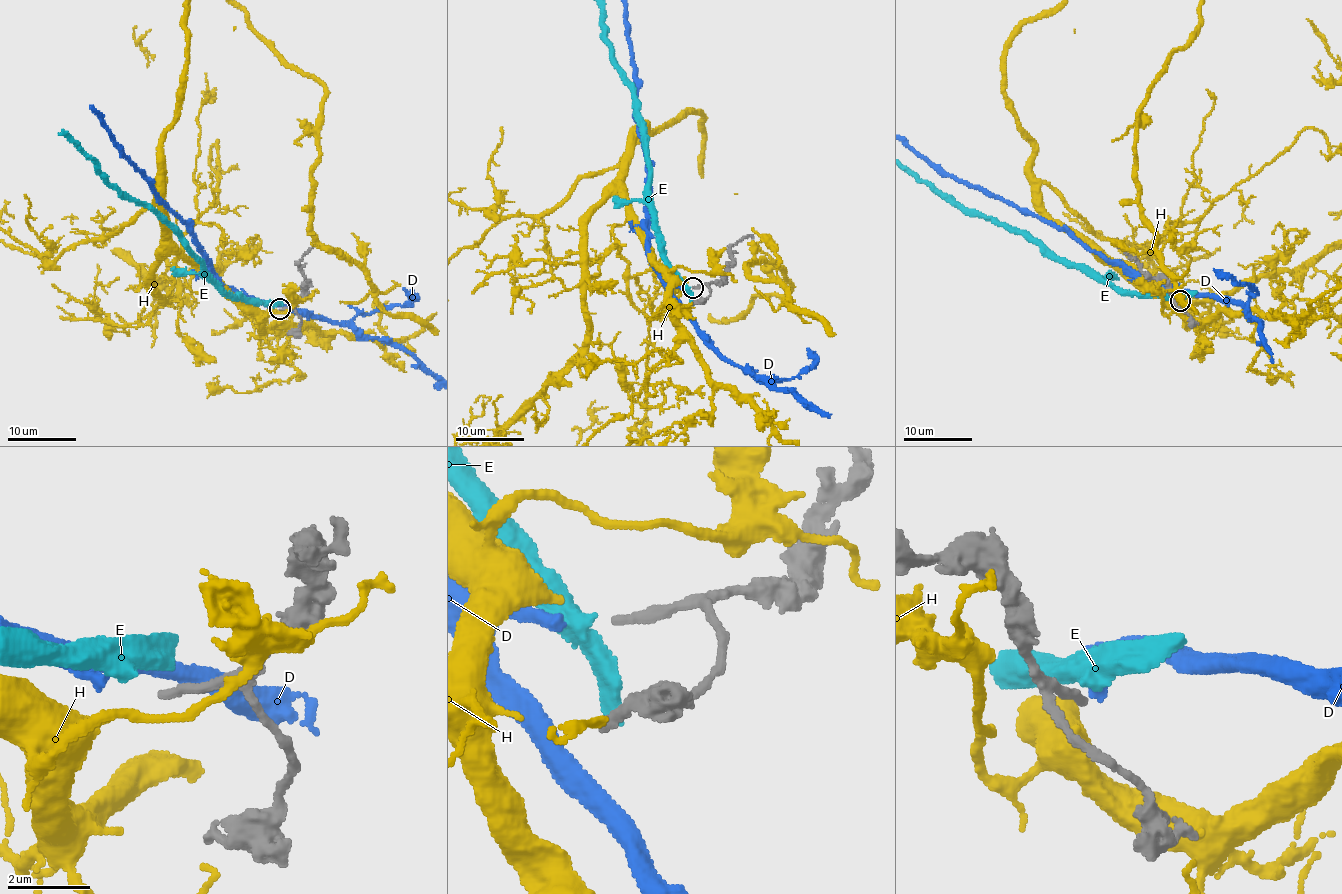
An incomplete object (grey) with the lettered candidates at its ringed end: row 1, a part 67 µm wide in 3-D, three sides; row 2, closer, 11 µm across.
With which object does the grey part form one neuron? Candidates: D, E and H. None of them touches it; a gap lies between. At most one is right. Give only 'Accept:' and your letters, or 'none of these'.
Accept: D

